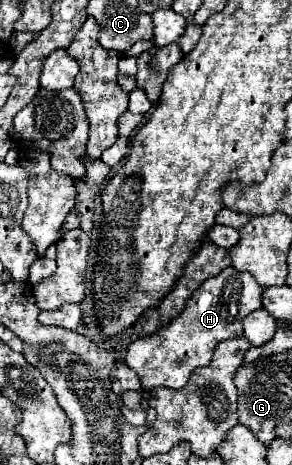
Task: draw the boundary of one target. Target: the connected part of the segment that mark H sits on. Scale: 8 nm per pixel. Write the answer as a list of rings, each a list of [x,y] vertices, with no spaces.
[[[232,266],[224,268],[218,276],[208,278],[198,290],[192,292],[184,312],[176,320],[152,336],[134,340],[128,348],[126,364],[138,374],[144,390],[158,386],[184,388],[194,368],[208,366],[212,362],[216,344],[228,338],[244,336],[242,320],[250,312],[262,308],[262,292],[262,286],[258,286],[252,274],[238,272]]]

